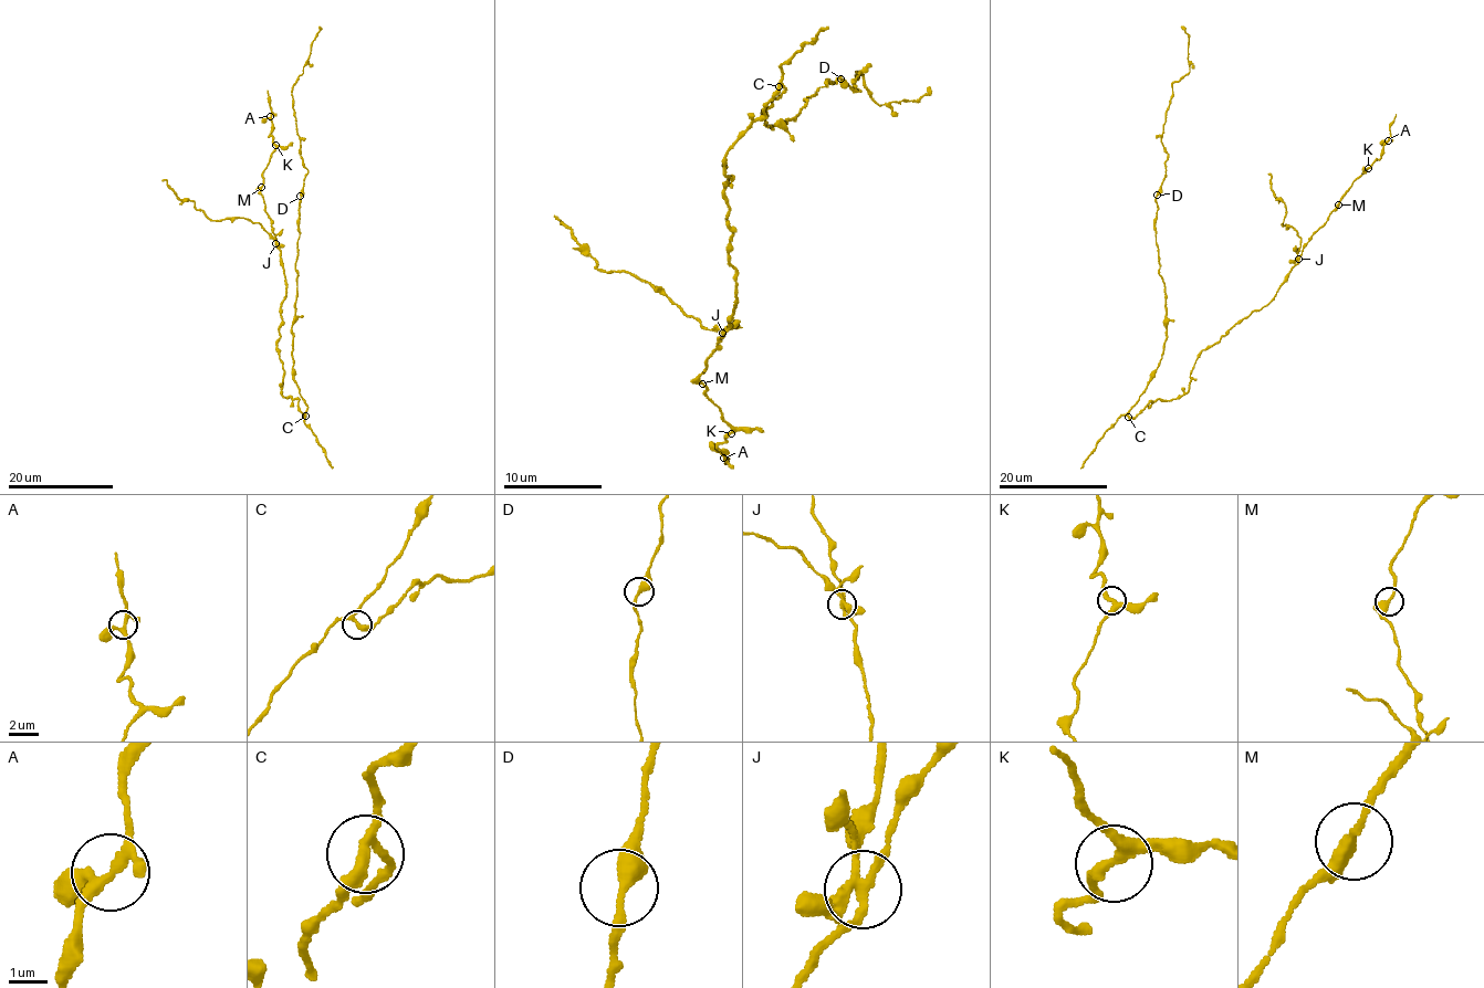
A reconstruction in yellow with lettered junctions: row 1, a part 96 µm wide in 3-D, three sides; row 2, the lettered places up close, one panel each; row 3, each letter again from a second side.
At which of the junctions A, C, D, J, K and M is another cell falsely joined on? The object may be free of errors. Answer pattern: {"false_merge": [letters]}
{"false_merge": ["J"]}

